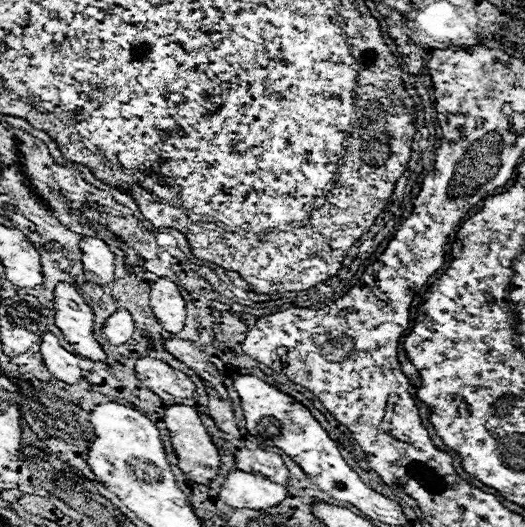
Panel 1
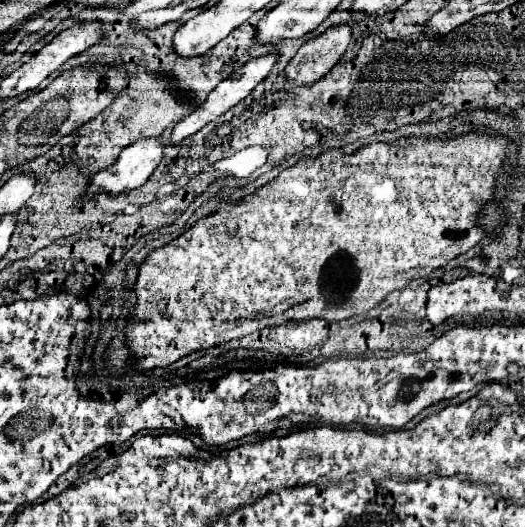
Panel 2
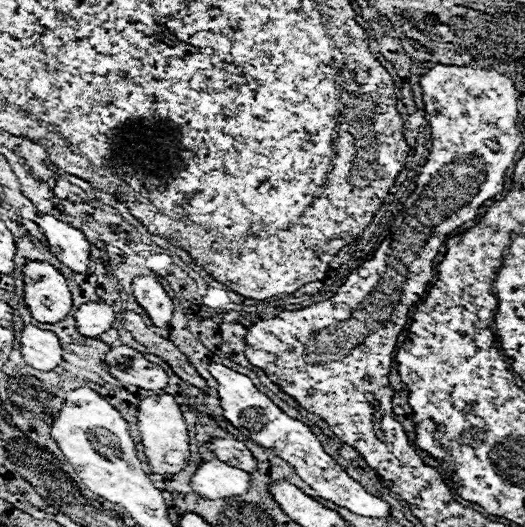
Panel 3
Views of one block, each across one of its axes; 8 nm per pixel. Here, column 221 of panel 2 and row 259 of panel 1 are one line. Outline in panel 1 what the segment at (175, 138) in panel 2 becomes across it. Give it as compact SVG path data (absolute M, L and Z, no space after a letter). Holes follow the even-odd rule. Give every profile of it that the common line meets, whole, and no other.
M82 238L80 250L84 254L82 264L86 278L100 286L110 286L114 282L114 254L106 242L100 238Z

